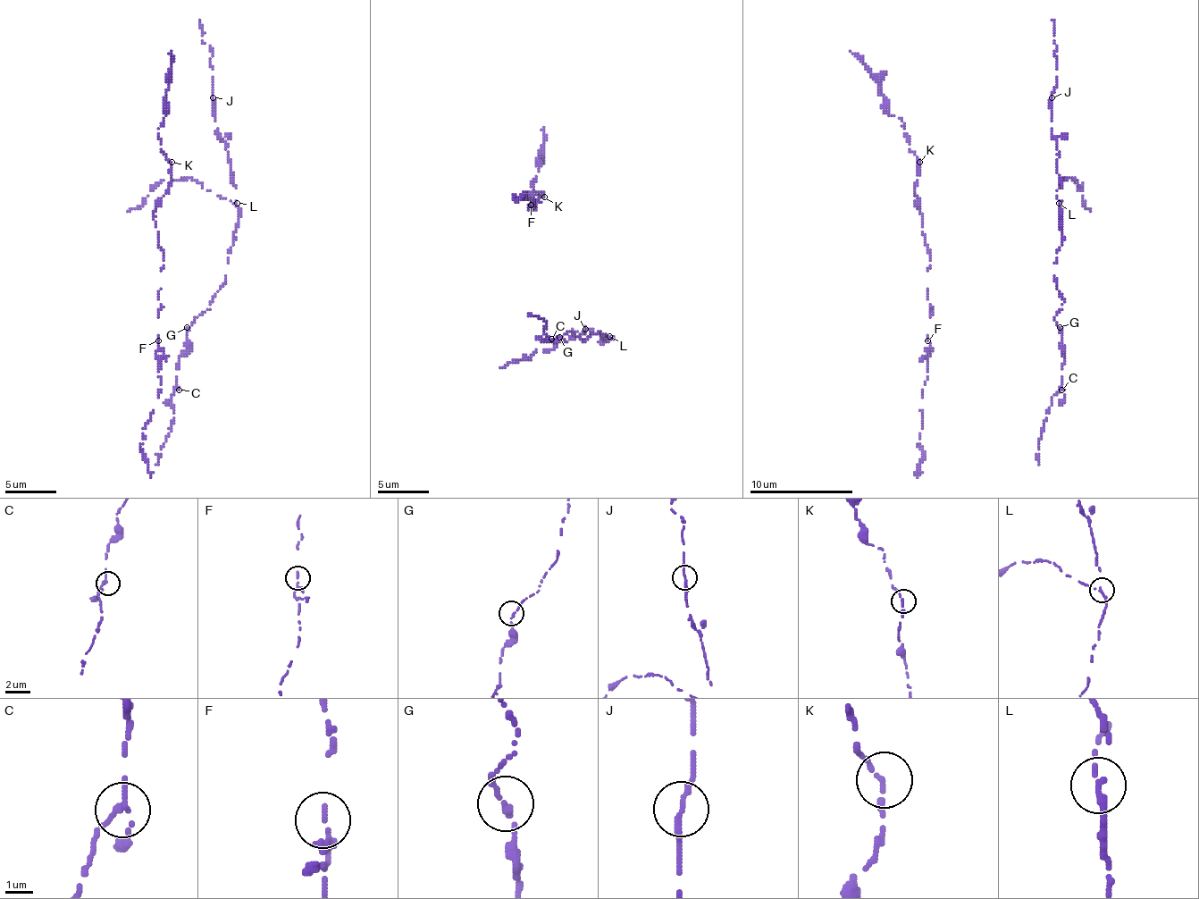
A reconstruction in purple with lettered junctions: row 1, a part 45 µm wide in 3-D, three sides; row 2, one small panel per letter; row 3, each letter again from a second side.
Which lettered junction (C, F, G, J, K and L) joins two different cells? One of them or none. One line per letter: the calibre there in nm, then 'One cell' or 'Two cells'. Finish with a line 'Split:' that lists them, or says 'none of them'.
C: Thickness 200 nm. One cell
F: Thickness 150 nm. One cell
G: Thickness 190 nm. One cell
J: Thickness 200 nm. One cell
K: Thickness 170 nm. One cell
L: Thickness 200 nm. Two cells
Split: L

